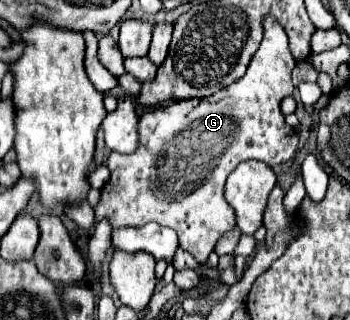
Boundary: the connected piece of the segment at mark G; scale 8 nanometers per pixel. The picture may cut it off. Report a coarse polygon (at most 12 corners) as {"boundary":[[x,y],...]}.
{"boundary":[[286,31],[246,75],[140,117],[96,221],[172,227],[200,265],[236,227],[226,177],[298,153]]}

